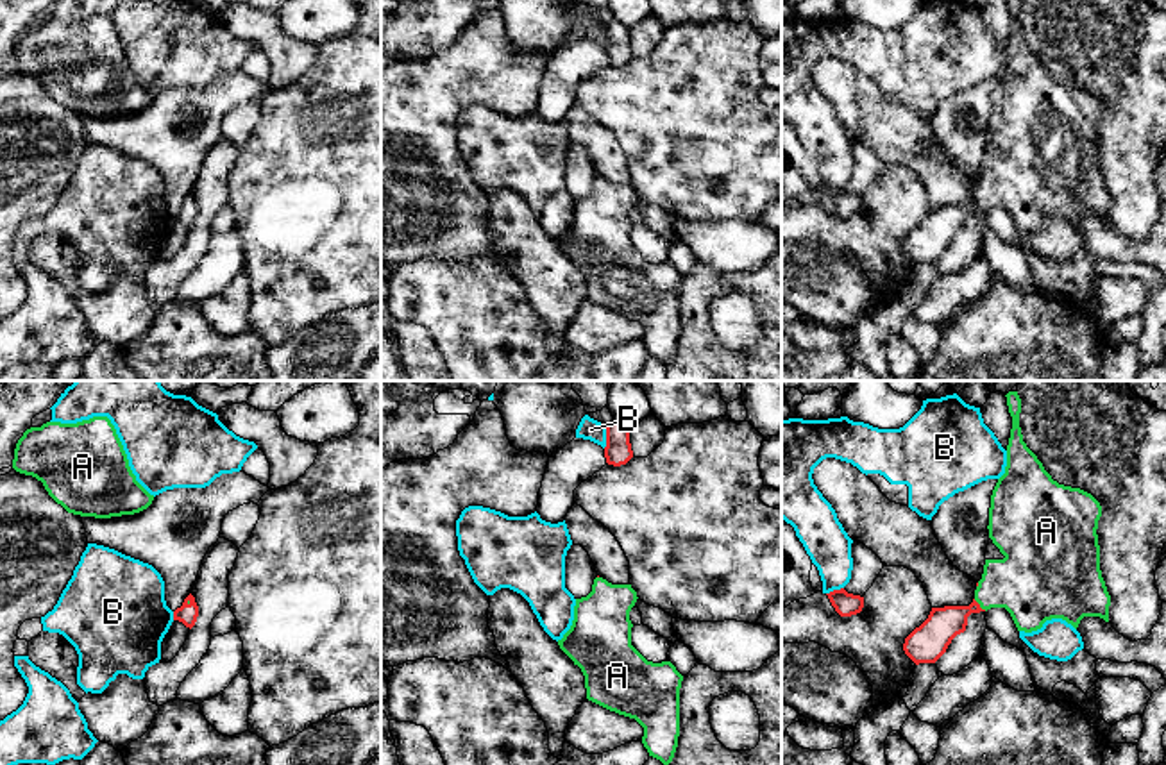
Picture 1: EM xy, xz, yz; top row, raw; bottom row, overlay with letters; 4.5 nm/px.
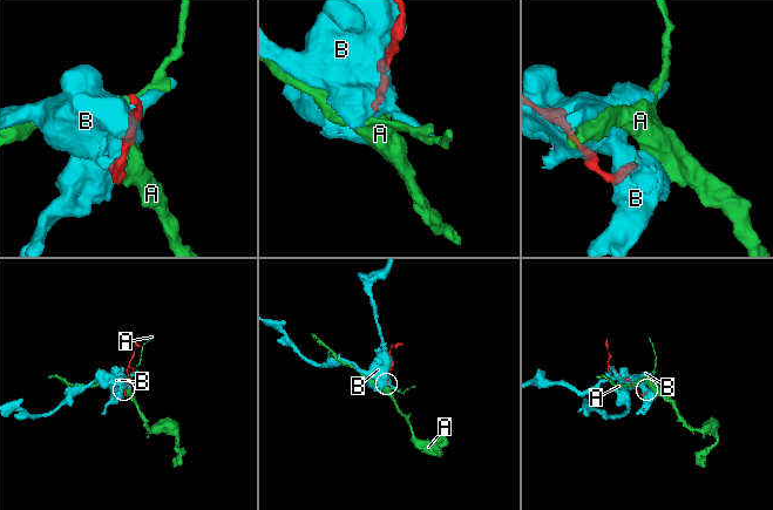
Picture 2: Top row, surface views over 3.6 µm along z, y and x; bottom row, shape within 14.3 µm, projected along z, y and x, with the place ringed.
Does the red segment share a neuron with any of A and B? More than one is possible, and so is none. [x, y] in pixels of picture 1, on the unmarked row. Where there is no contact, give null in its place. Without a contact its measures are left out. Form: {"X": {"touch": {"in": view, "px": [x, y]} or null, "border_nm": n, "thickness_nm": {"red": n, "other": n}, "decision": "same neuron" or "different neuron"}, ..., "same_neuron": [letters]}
{"A": {"touch": {"in": "yz", "px": [979, 206]}, "border_nm": 80, "thickness_nm": {"red": 160, "other": 320}, "decision": "same neuron"}, "B": {"touch": {"in": "xz", "px": [607, 36]}, "border_nm": 110, "thickness_nm": {"red": 120, "other": 100}, "decision": "different neuron"}, "same_neuron": ["A"]}

